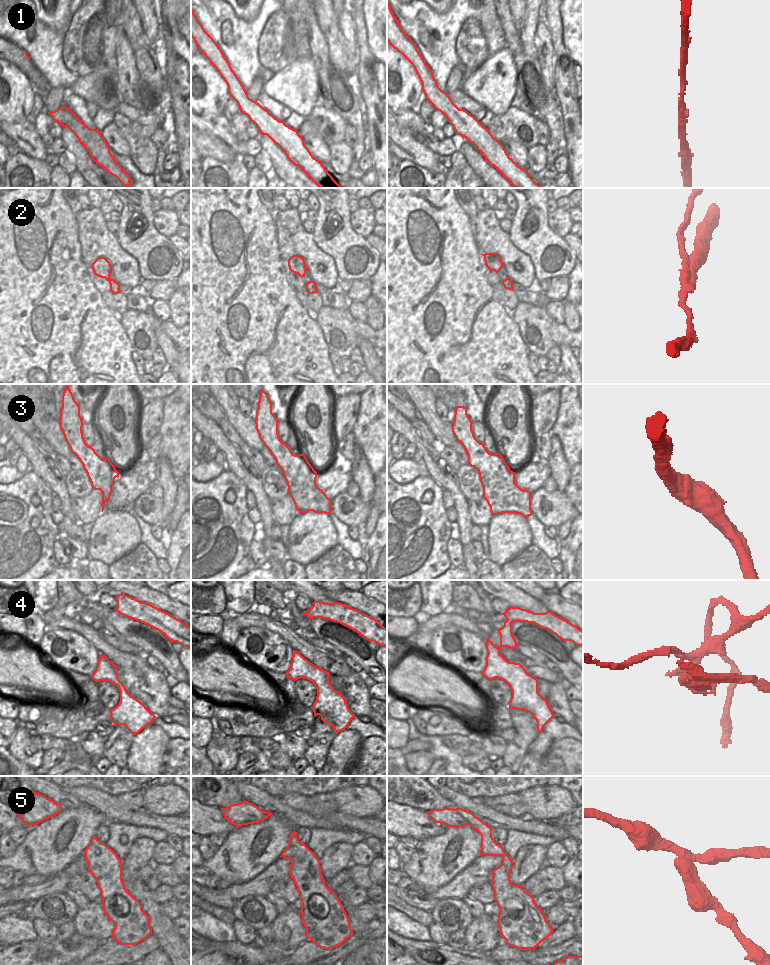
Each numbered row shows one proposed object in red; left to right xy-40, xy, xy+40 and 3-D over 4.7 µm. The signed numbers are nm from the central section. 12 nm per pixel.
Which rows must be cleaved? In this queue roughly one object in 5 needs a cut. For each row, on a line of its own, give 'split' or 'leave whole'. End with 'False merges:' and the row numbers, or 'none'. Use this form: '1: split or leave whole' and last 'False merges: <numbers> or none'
1: leave whole
2: split
3: leave whole
4: split
5: split
False merges: 2, 4, 5

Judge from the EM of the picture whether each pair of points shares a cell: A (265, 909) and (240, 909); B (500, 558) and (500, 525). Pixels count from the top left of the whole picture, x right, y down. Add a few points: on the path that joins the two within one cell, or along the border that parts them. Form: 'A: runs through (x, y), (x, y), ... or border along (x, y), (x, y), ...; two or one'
A: runs through (258, 912), (249, 914), (245, 918), (243, 916); one
B: runs through (500, 550), (500, 533); one

